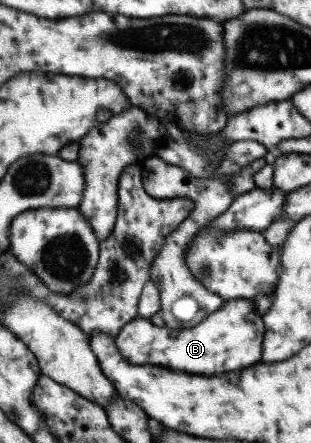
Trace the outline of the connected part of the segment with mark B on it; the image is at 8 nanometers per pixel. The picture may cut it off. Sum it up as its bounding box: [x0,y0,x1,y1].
[116,299,263,376]

